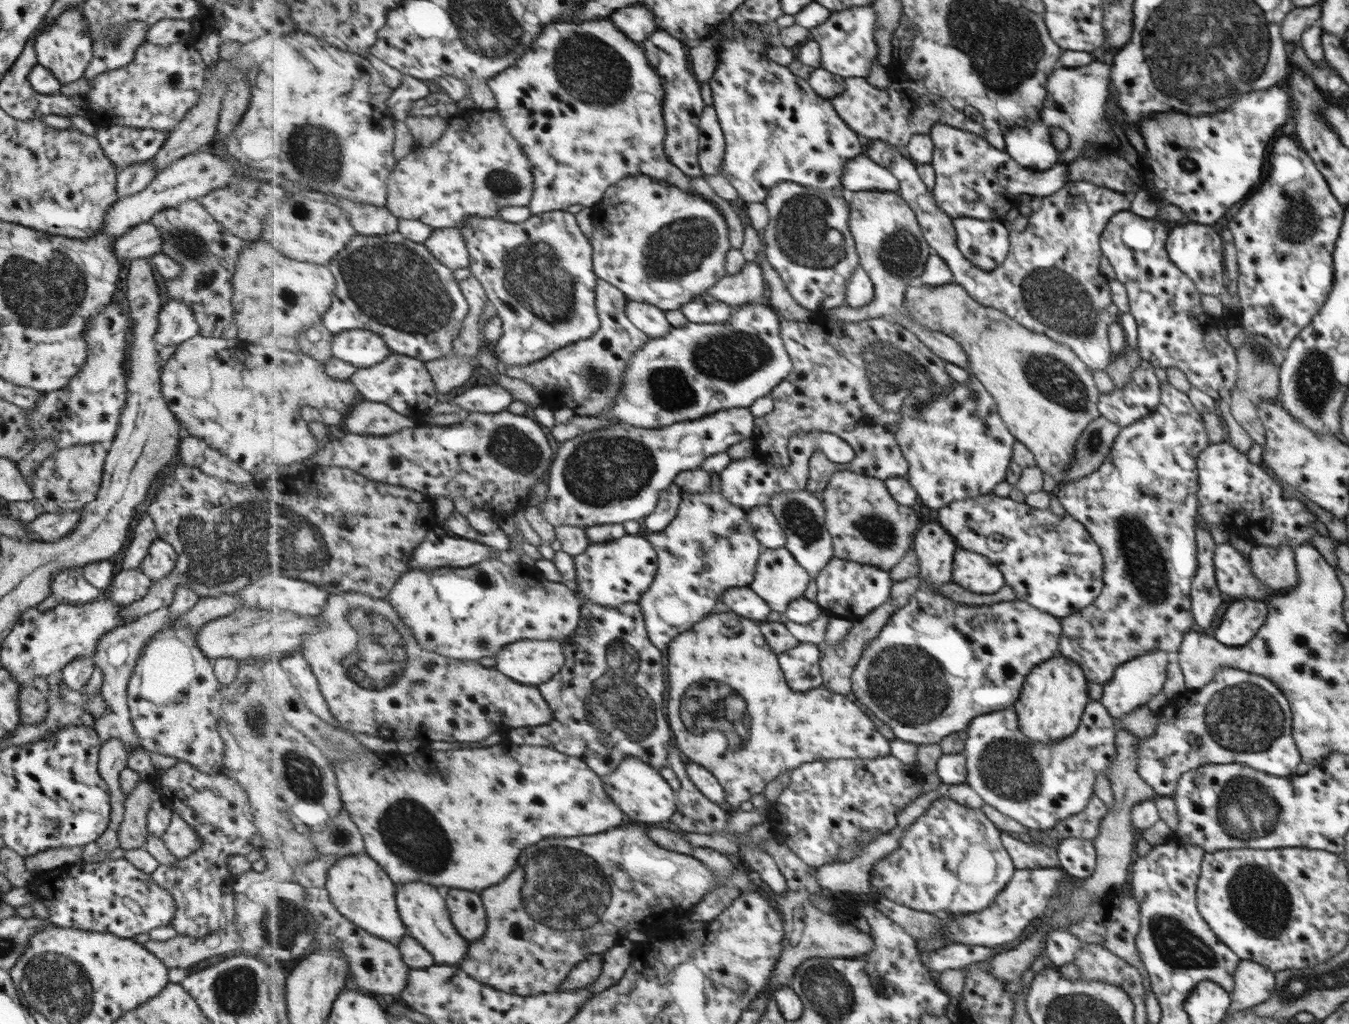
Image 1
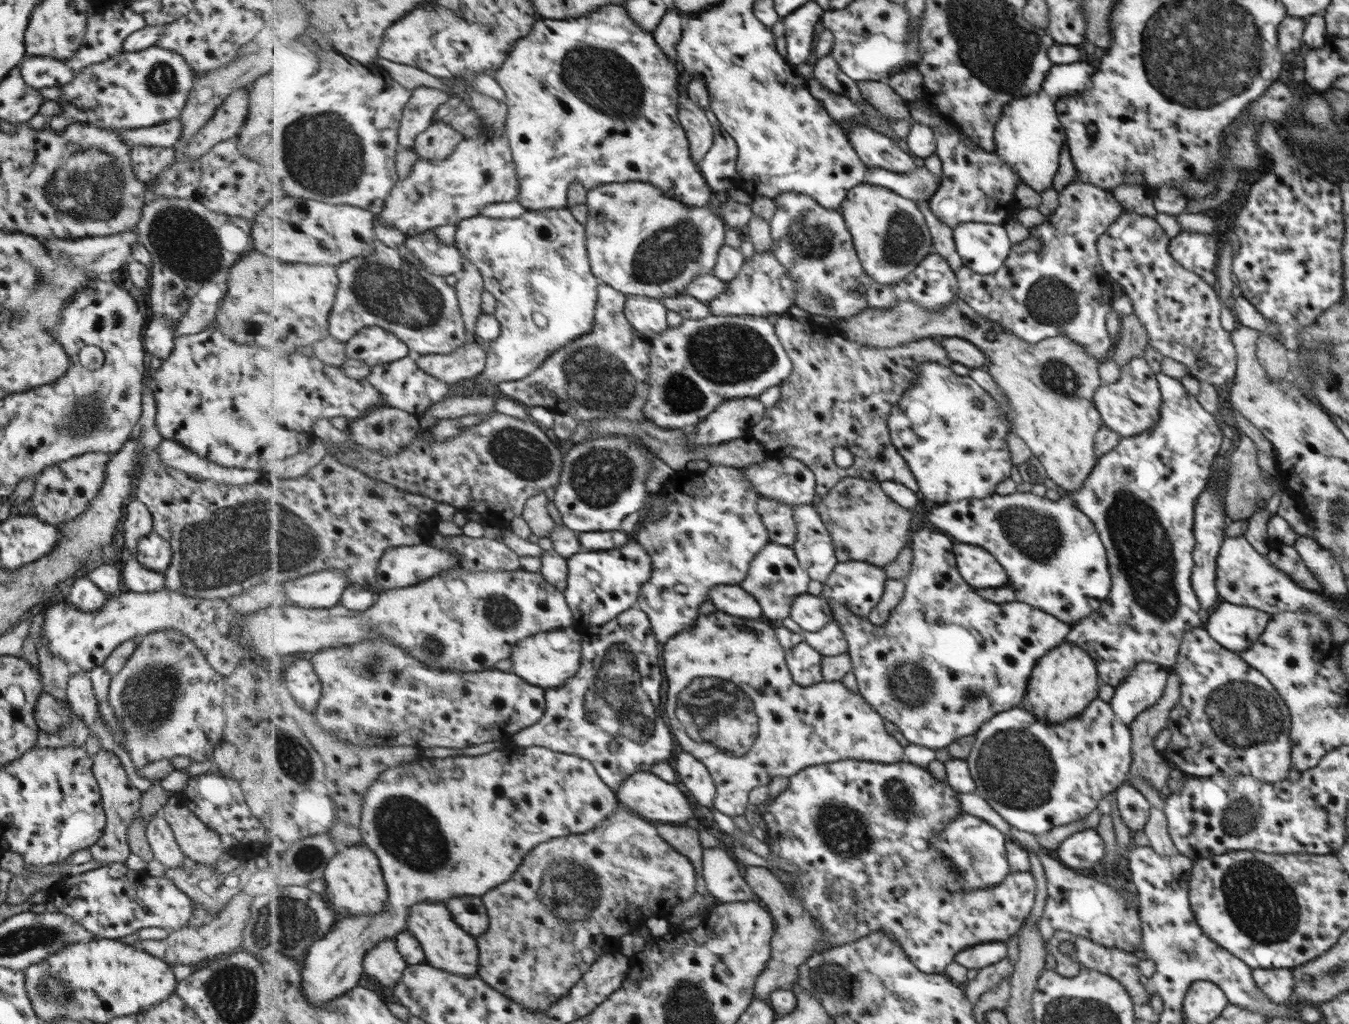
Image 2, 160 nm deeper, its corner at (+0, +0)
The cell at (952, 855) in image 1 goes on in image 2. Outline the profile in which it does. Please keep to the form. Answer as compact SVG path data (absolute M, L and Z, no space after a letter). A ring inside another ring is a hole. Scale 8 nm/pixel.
M961 812L959 816L956 816L955 819L947 823L945 828L942 828L940 831L934 831L933 846L953 863L953 866L956 868L956 871L962 876L962 884L964 885L961 890L962 894L967 891L970 891L971 889L980 889L993 886L994 884L999 884L1009 874L1008 862L1005 862L1006 848L1003 848L1003 846L1006 846L1006 842L1005 838L1003 838L1003 833L1000 831L1000 829L993 828L993 825L990 825L988 821L981 820L980 817L971 816L970 814Z

